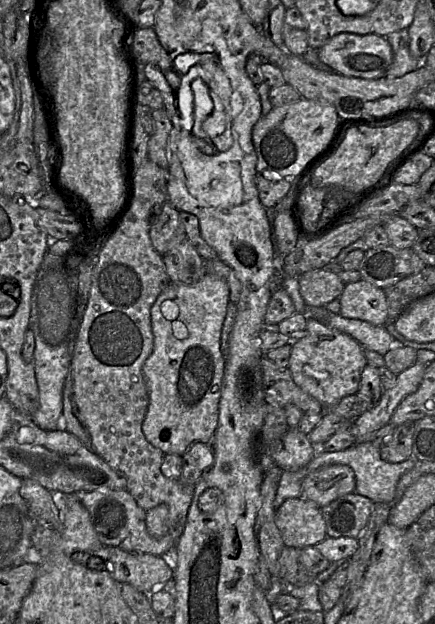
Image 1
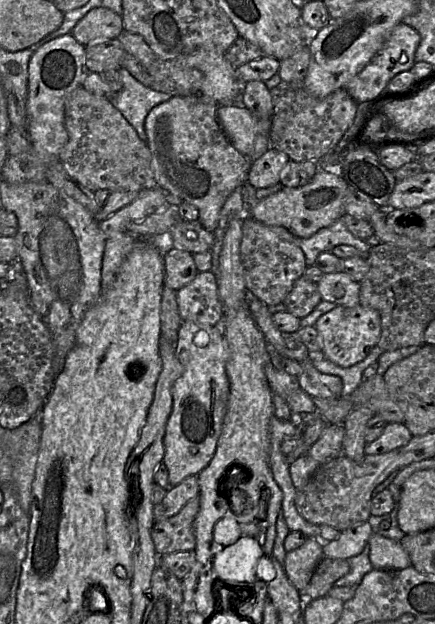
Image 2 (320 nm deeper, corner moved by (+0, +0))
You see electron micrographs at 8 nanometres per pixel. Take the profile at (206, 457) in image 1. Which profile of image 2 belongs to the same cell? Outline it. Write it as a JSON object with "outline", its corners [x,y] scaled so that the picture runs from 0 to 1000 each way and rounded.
{"outline":[[[432,763],[411,776],[384,785],[379,796],[354,809],[354,838],[405,825],[421,811],[457,793],[457,774],[453,763]]]}

